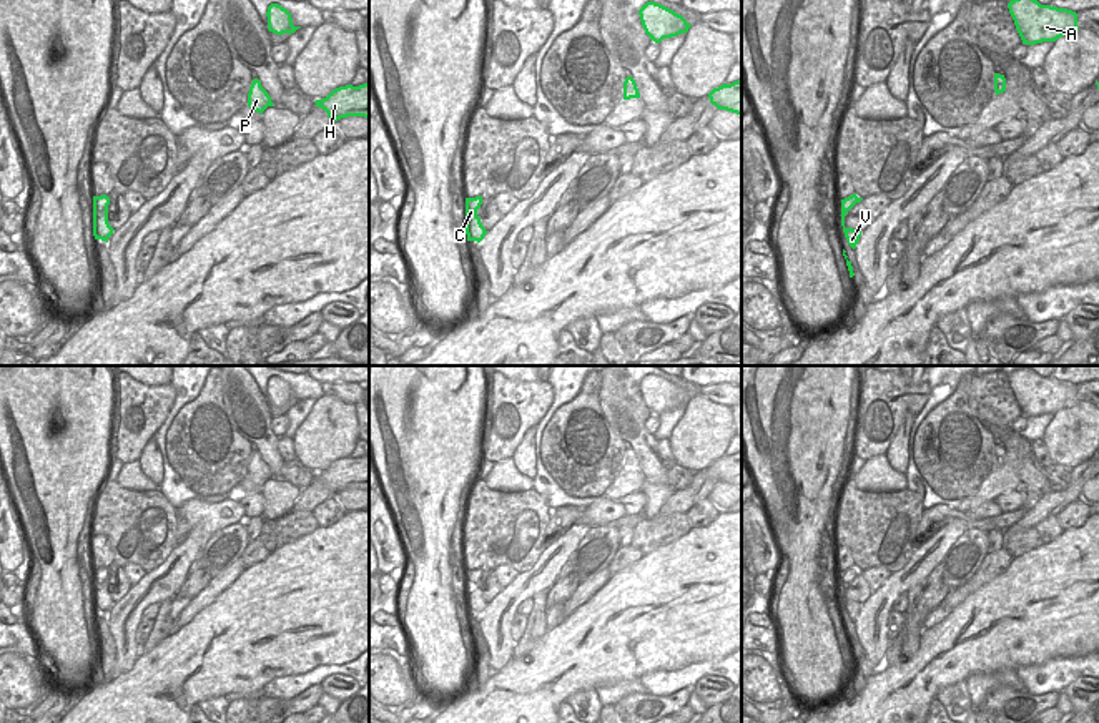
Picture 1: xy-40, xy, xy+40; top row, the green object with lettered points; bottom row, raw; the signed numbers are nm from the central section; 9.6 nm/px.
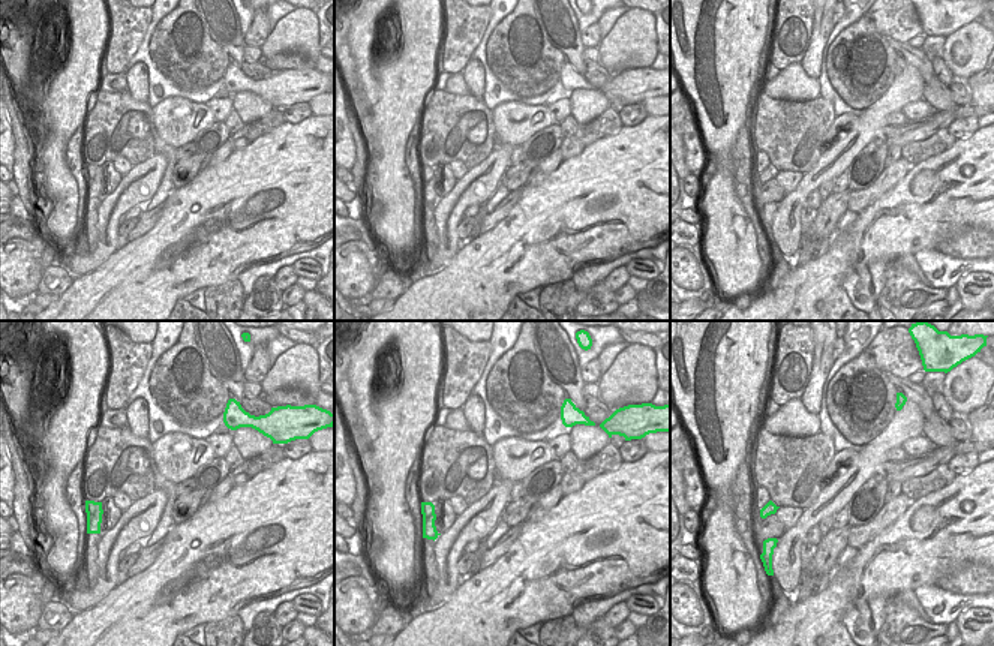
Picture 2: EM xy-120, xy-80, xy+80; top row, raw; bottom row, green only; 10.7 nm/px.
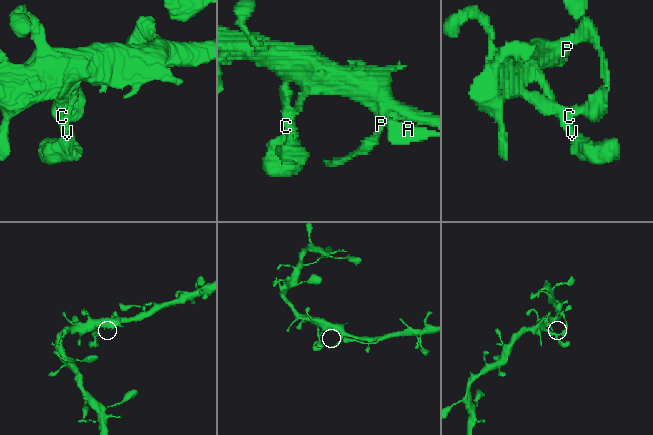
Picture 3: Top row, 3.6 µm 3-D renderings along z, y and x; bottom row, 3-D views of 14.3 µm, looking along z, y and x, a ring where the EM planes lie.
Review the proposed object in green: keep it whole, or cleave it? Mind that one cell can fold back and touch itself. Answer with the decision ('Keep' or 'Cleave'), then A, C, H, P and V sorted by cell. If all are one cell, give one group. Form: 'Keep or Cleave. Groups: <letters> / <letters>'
Keep. Groups: A C H P V

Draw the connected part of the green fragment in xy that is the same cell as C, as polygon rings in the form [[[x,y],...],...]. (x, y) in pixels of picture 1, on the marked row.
[[[482,196],[466,198],[466,234],[467,241],[481,243],[487,234],[485,228],[477,216],[477,209],[482,204]]]

